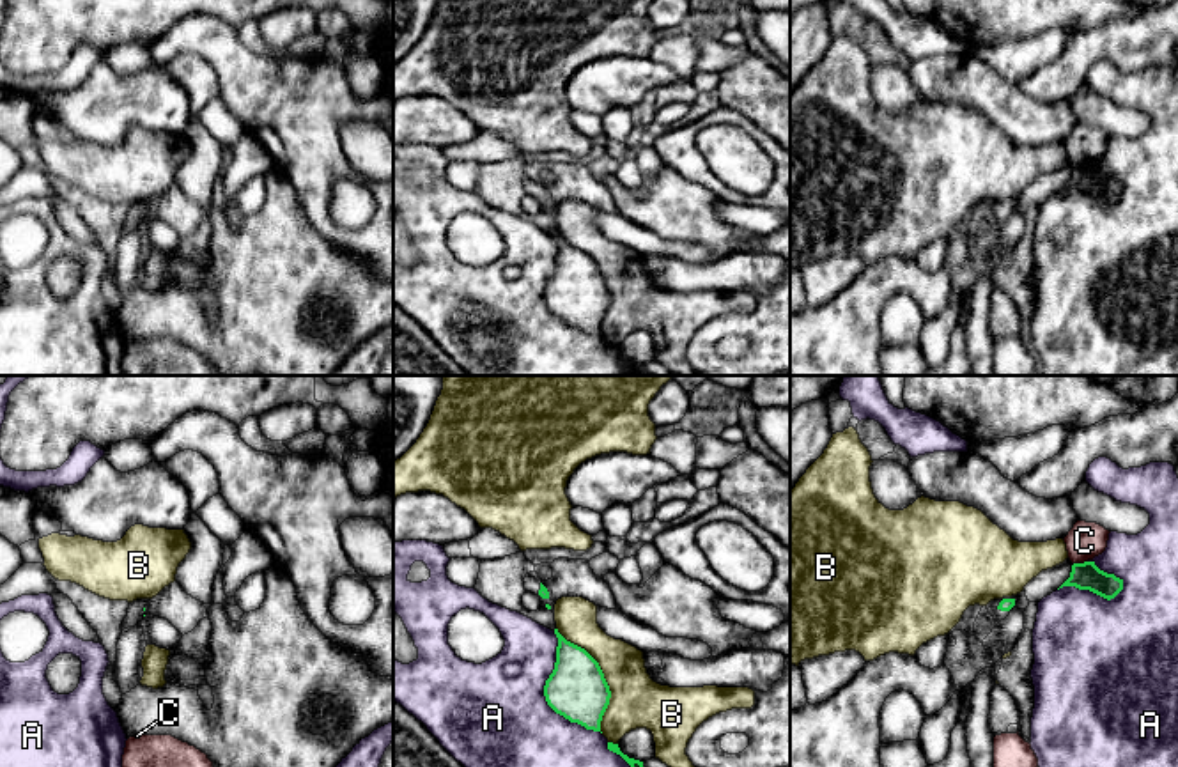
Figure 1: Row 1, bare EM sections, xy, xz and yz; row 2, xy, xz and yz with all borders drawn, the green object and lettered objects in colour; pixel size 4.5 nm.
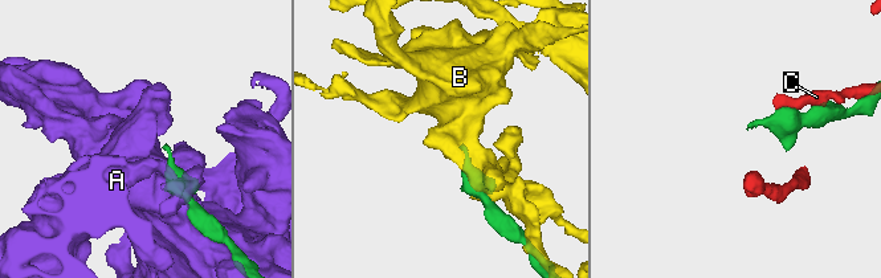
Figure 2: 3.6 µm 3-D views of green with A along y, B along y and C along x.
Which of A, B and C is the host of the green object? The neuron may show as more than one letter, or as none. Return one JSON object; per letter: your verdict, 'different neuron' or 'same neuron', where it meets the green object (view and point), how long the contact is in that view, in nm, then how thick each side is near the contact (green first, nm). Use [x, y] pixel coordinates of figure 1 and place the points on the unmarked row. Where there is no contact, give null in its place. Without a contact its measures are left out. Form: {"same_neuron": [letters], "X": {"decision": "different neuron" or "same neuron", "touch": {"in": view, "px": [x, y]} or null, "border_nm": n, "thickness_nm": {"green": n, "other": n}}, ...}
{"same_neuron": [], "A": {"decision": "different neuron", "touch": {"in": "xz", "px": [544, 298]}, "border_nm": 500, "thickness_nm": {"green": 280, "other": 500}}, "B": {"decision": "different neuron", "touch": {"in": "xz", "px": [603, 280]}, "border_nm": 500, "thickness_nm": {"green": 280, "other": 240}}, "C": {"decision": "different neuron", "touch": {"in": "yz", "px": [1079, 167]}, "border_nm": 70, "thickness_nm": {"green": 130, "other": 170}}}

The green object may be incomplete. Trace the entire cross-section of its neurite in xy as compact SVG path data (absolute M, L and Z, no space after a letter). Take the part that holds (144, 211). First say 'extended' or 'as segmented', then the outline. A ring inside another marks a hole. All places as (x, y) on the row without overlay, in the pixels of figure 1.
extended; M136 202L129 205L128 218L120 227L120 232L142 229L143 220L149 216L149 204L151 202Z

